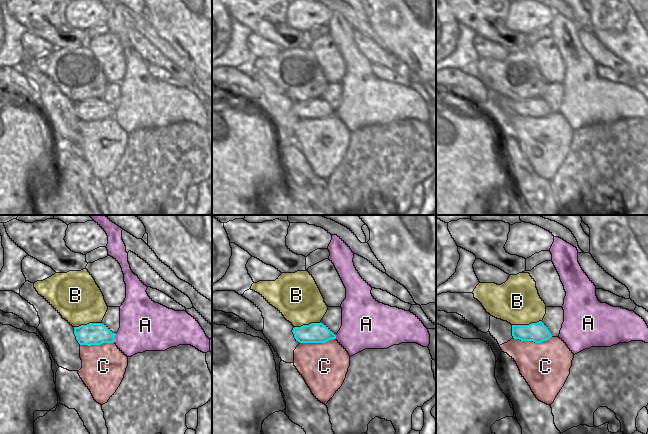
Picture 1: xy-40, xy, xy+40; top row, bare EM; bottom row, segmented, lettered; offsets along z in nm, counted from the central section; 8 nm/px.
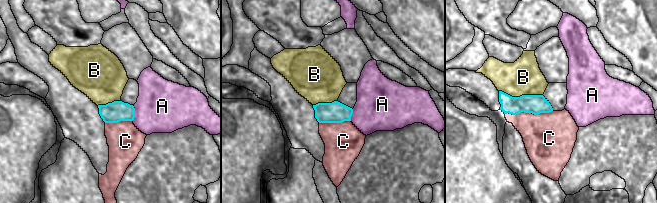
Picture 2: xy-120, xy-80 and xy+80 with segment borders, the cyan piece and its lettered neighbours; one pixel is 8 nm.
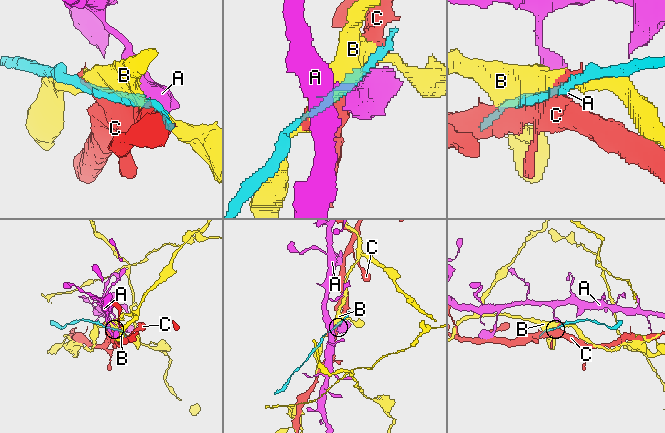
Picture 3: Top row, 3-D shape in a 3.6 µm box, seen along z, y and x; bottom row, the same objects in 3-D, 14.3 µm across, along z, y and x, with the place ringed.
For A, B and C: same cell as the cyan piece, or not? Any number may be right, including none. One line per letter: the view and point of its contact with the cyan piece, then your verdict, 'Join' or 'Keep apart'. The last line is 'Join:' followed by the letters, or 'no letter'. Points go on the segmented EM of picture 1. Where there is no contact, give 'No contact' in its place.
A: Touches cyan at xy-40 (114, 337). Keep apart
B: Touches cyan at xy+40 (526, 325). Keep apart
C: Touches cyan at xy+40 (532, 340). Keep apart
Join: no letter

